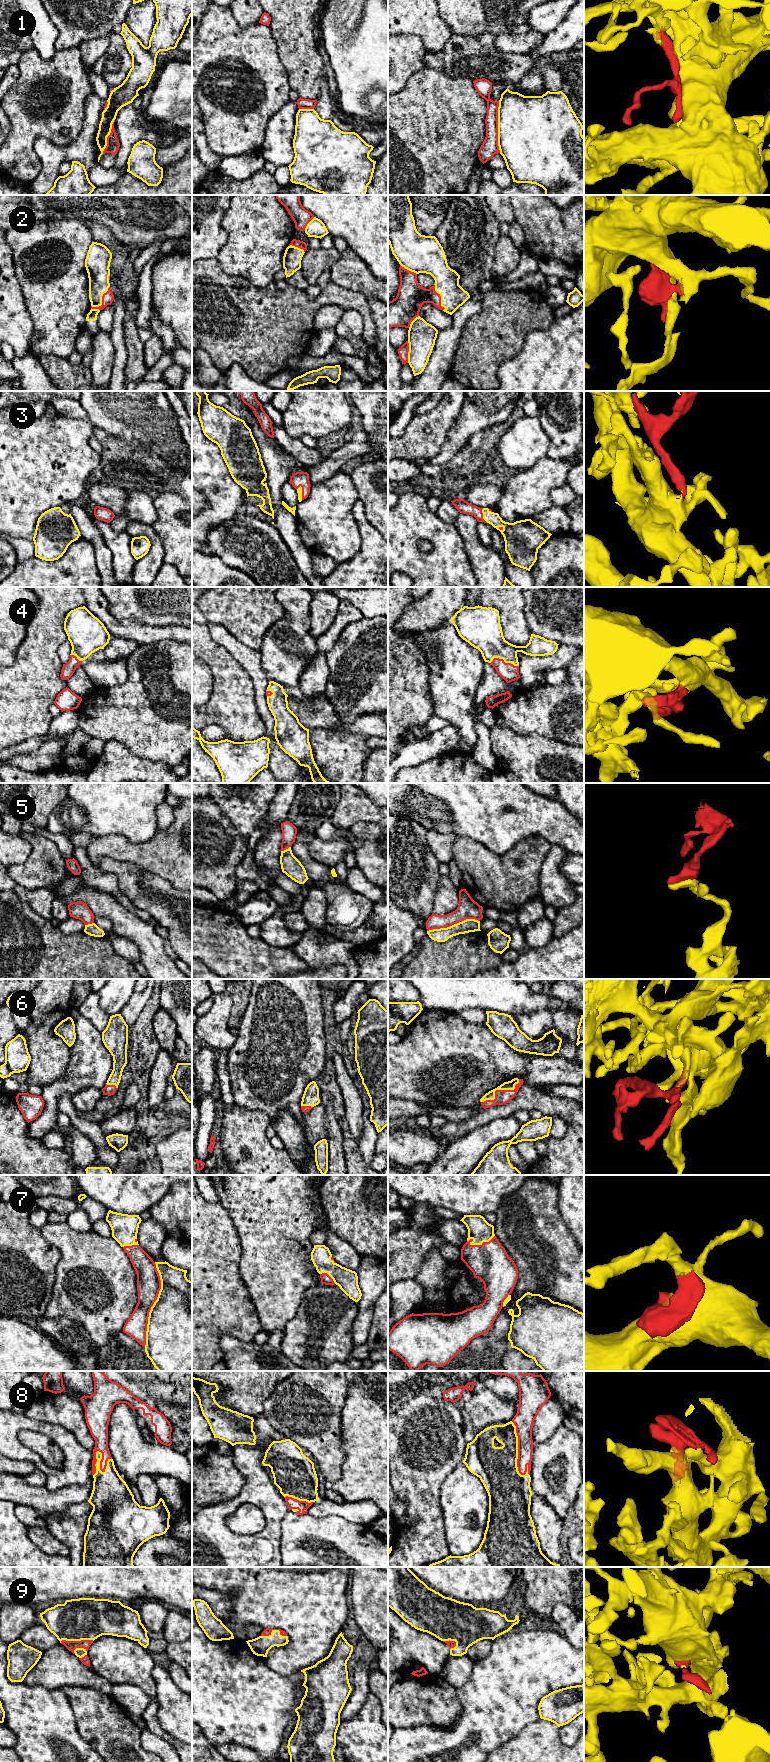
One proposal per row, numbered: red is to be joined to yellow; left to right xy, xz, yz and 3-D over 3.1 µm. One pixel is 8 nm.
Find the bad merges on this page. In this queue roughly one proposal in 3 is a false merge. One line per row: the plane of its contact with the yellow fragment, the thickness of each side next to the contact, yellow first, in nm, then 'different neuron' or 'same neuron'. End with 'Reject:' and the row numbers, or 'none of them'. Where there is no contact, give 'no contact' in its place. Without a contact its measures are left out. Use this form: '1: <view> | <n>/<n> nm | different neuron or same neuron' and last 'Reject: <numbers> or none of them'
1: yz | 500/140 nm | same neuron
2: xy | 180/90 nm | same neuron
3: xz | 50/120 nm | same neuron
4: yz | 260/140 nm | same neuron
5: yz | 110/160 nm | different neuron
6: yz | 80/110 nm | same neuron
7: xy | 500/190 nm | same neuron
8: yz | 320/140 nm | same neuron
9: xy | 340/80 nm | same neuron
Reject: 5

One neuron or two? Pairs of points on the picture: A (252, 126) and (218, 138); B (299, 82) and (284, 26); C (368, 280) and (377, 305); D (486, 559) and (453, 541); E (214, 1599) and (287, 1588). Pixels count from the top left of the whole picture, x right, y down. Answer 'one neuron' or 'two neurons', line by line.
A: one neuron
B: one neuron
C: two neurons
D: two neurons
E: two neurons

